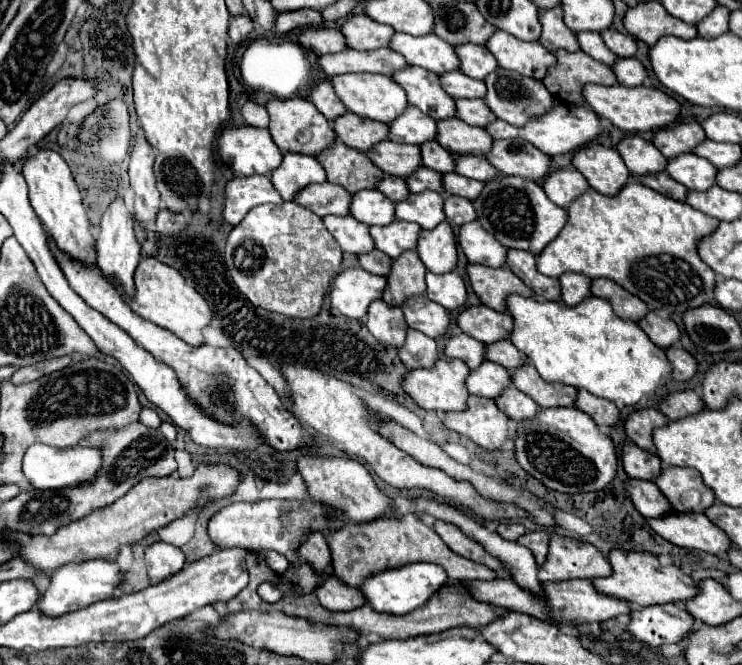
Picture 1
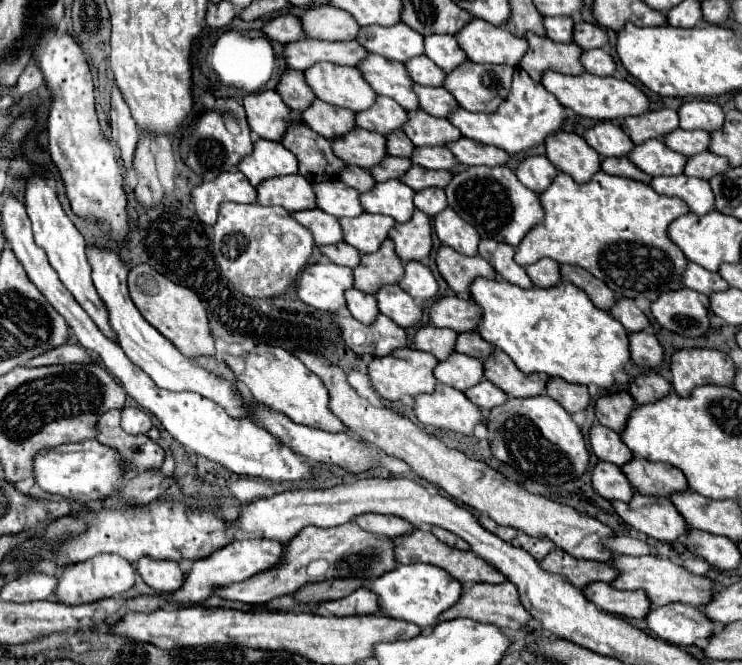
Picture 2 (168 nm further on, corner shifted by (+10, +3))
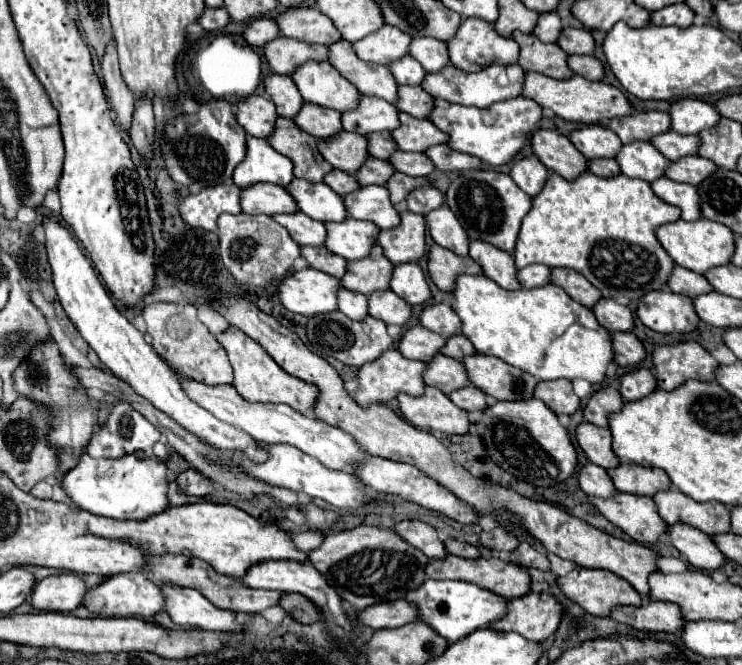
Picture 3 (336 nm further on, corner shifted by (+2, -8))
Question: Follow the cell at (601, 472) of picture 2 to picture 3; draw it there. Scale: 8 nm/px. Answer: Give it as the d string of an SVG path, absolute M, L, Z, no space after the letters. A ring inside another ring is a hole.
M587 463L579 469L579 485L587 495L595 495L601 499L611 499L617 495L617 489L613 485L613 479L609 477L607 469Z

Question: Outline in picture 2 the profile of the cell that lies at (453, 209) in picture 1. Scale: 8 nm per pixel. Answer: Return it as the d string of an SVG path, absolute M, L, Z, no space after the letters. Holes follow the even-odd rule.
M425 188L421 192L415 192L413 204L421 212L425 212L427 216L435 216L443 208L447 208L447 198L445 198L445 192L441 188Z

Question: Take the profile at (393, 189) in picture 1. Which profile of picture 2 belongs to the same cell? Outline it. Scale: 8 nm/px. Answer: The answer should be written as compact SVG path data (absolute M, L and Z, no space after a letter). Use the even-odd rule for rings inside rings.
M345 166L345 172L341 172L341 176L337 176L341 182L345 182L347 186L355 188L357 192L367 192L375 186L373 176L369 174L369 170L357 168L357 166Z

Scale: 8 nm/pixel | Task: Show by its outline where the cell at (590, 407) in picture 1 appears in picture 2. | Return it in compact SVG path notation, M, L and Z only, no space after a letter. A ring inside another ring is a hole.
M551 380L547 384L547 396L567 408L569 414L583 412L589 404L589 392L583 384L565 384L565 380Z

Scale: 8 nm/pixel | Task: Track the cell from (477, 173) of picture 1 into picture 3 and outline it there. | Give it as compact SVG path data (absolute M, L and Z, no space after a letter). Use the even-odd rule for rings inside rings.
M397 151L397 155L393 155L393 159L389 159L389 163L411 177L427 177L435 171L435 165L429 157L425 157L425 153L403 153Z

